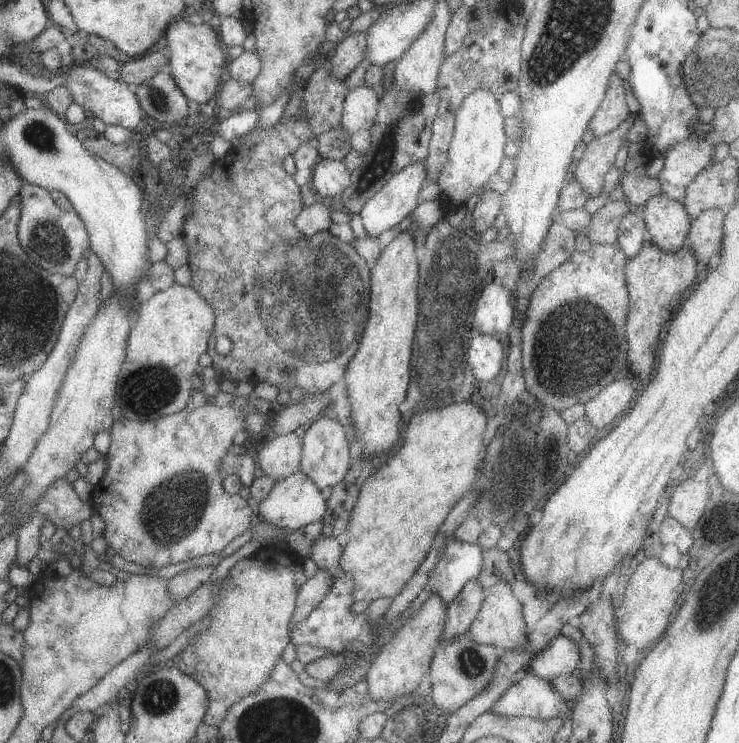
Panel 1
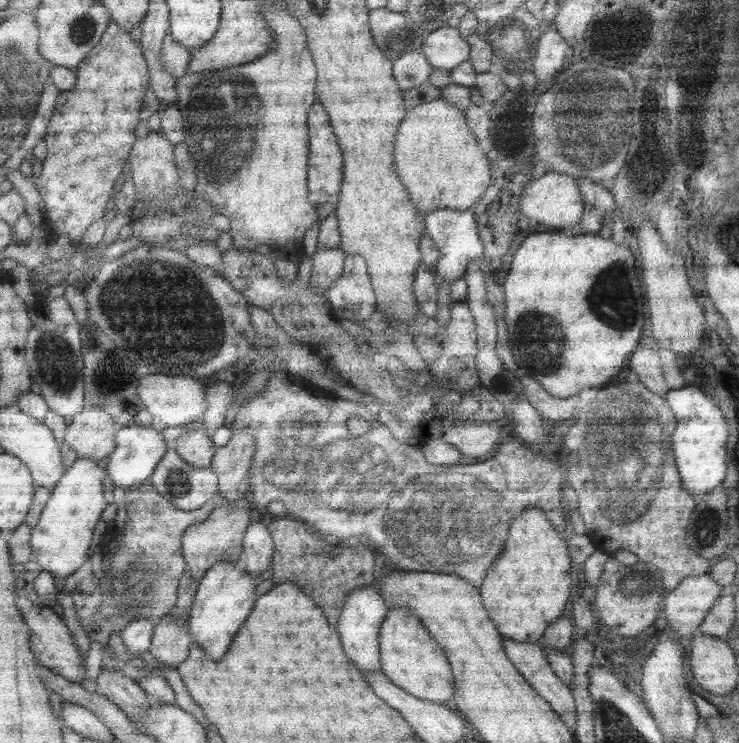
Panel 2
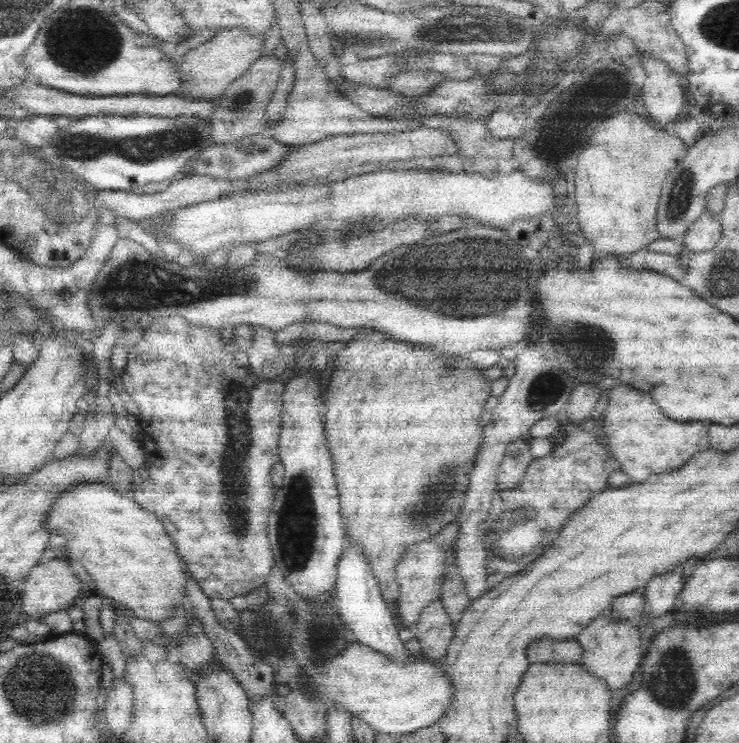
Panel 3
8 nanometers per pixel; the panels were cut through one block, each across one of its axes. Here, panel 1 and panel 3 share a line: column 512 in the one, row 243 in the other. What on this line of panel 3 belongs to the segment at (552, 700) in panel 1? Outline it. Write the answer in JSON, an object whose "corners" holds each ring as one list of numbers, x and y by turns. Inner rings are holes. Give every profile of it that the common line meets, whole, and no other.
{"corners":[[706,210,690,228,688,232,684,232,684,244,688,254,704,254,710,252,712,248,716,248,716,244,722,238,722,224,720,224,720,216,710,214,710,210]]}

